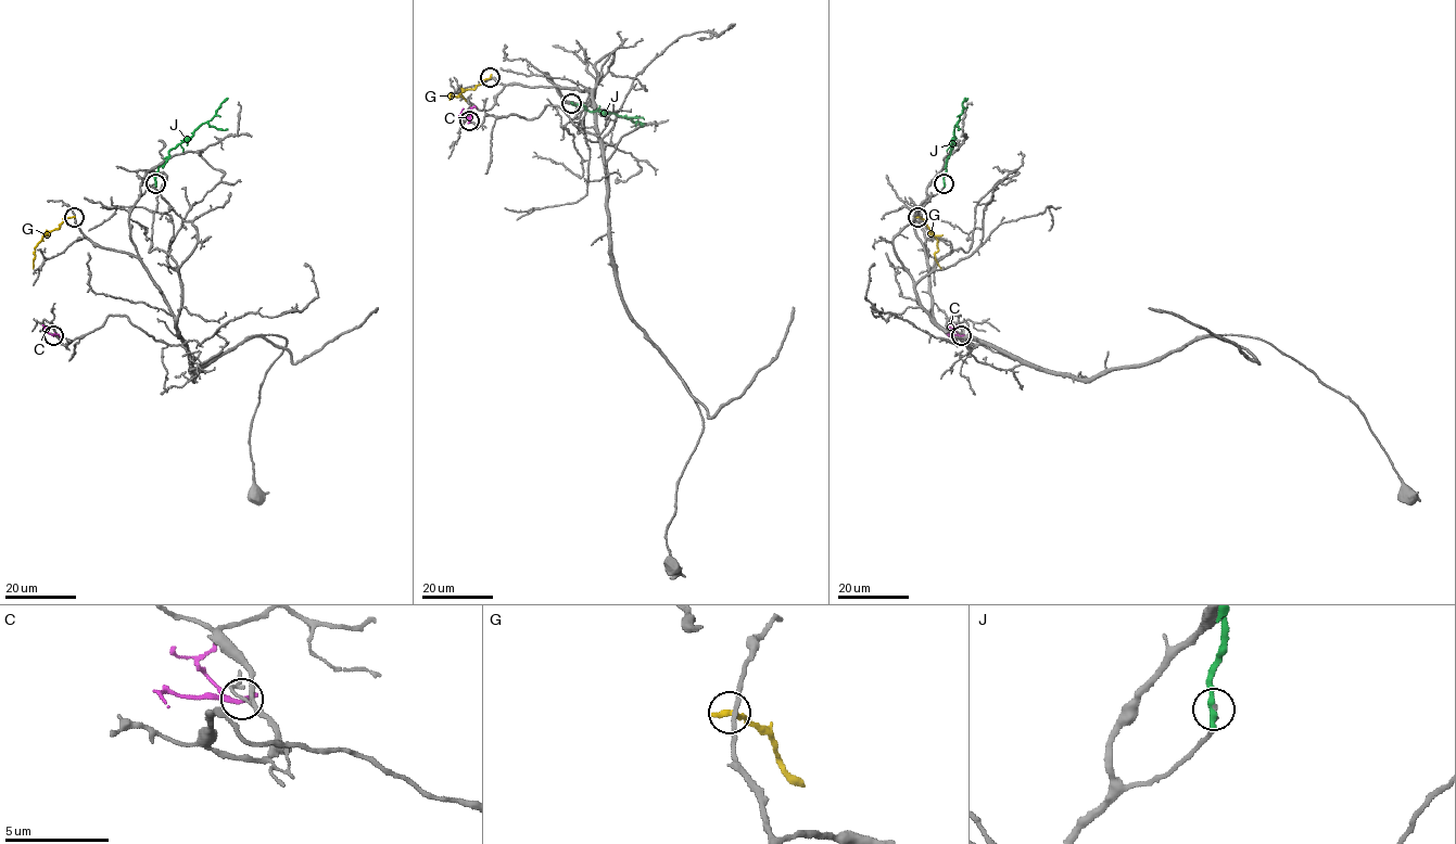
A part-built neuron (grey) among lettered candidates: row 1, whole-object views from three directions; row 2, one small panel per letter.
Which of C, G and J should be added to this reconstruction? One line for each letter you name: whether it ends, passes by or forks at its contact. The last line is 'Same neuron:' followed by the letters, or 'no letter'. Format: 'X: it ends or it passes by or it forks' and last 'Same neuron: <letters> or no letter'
Same neuron: no letter

